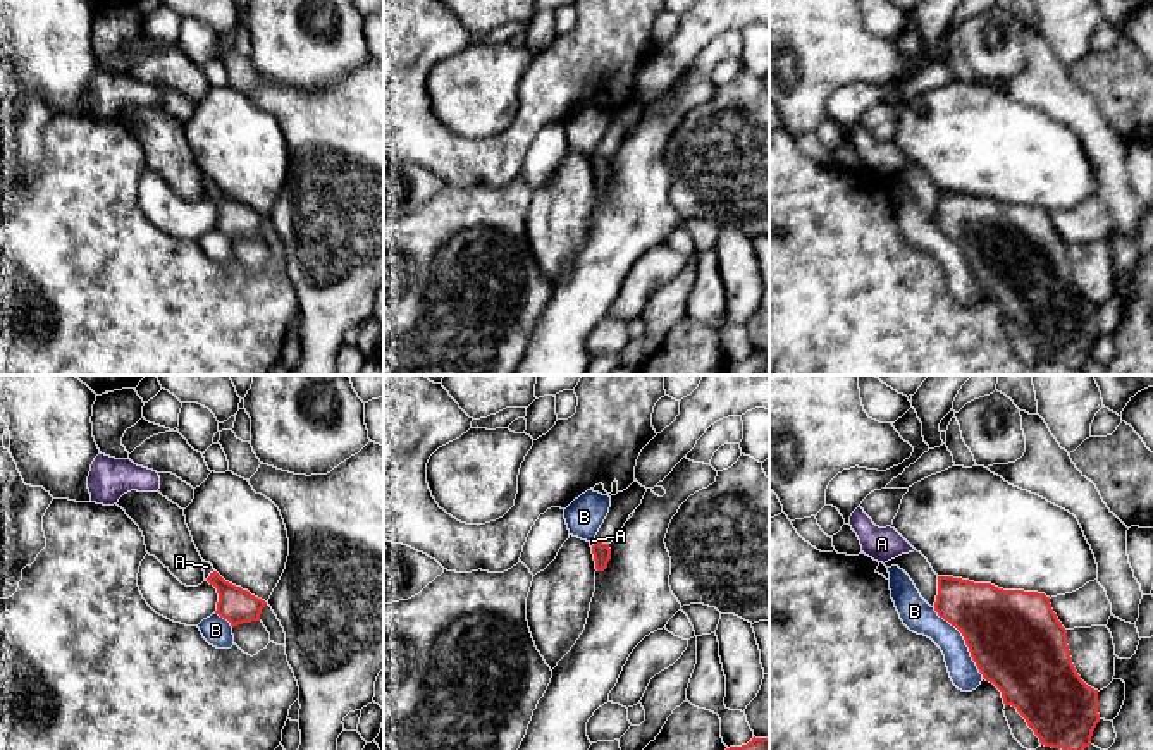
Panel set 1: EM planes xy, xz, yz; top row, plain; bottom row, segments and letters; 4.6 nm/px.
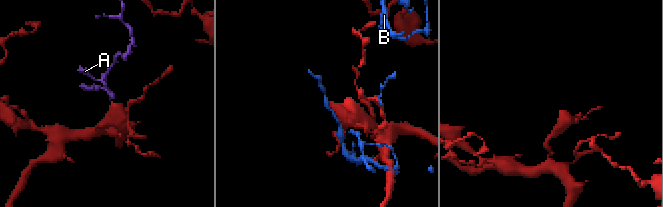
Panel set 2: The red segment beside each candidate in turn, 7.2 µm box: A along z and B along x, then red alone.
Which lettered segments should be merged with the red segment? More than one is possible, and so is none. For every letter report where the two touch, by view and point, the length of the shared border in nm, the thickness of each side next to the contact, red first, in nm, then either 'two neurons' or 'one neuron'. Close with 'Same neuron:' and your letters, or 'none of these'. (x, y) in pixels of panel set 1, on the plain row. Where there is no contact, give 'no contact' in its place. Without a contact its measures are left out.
A: xy (210, 190) | 60 nm | 170/50 nm | one neuron
B: yz (964, 253) | 400 nm | 440/150 nm | two neurons
Same neuron: A

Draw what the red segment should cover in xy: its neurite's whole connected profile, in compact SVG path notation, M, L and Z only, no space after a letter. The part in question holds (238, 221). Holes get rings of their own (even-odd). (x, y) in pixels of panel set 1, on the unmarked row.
M203 175L205 194L217 203L217 225L220 232L227 234L231 241L260 236L265 215L251 210L248 205L225 196L210 177Z

